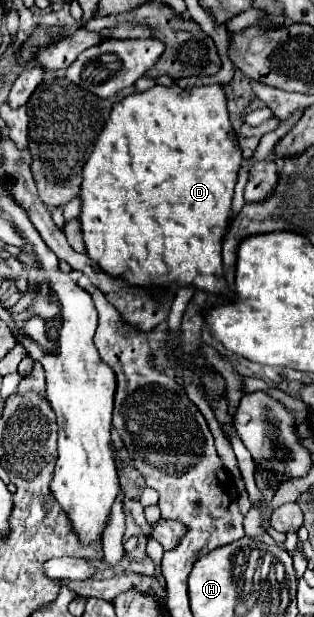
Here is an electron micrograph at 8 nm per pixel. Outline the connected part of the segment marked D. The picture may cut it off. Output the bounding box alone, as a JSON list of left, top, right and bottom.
[81,85,243,293]

